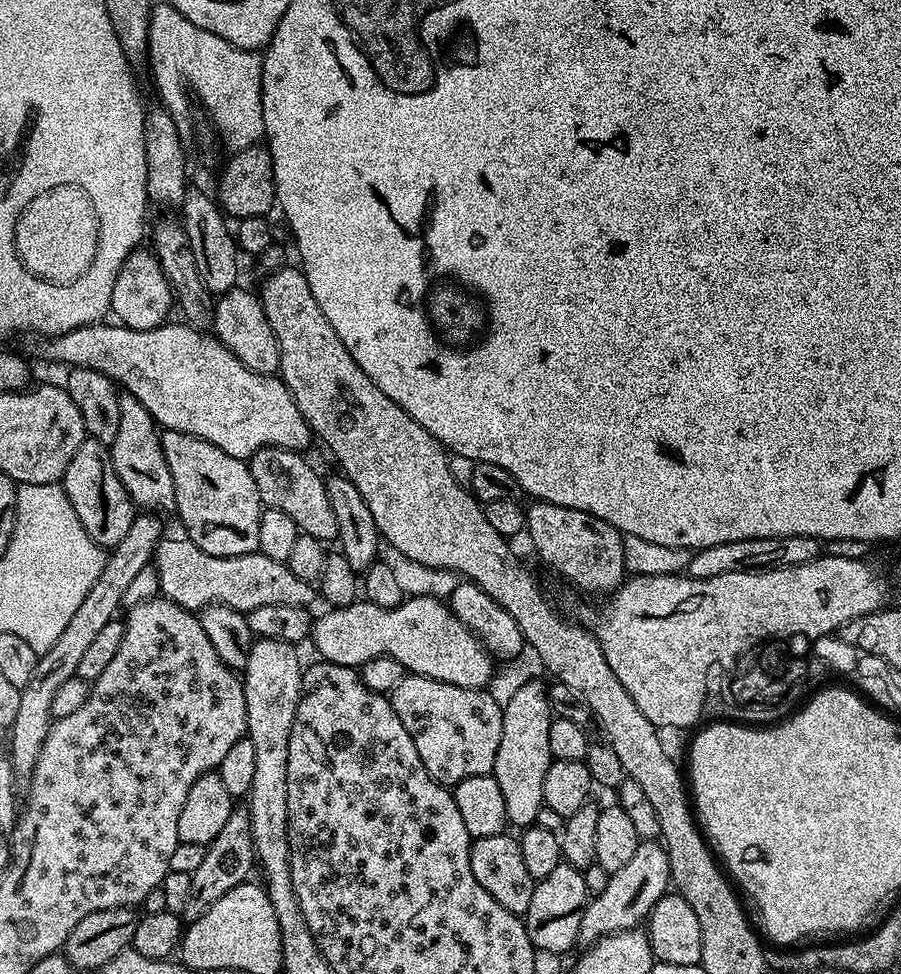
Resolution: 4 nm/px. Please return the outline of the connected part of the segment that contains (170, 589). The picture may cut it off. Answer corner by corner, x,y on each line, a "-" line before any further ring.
181,538
181,540
161,539
156,547
154,565
160,583
159,595
165,600
174,602
178,606
189,610
207,608
210,604
224,604
239,612
247,614
258,606
294,606
295,608
308,608
312,599
317,599
318,592
313,581
298,578
294,570
290,570
283,560
275,560
257,550
241,556
215,556
206,554
193,540

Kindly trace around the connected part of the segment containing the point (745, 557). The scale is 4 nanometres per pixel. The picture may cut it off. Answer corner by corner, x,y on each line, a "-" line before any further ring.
755,536
738,542
722,542
714,546
697,548
686,569
687,575
699,580
718,578
718,574
735,572
769,572
790,566
802,566
821,555
822,544
813,536

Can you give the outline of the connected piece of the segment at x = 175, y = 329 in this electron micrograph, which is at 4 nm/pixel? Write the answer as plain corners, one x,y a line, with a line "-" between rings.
119,322
108,323
87,324
61,336
45,339
45,358
106,374
106,378
110,378
127,395
138,398
138,402
142,402
142,406
150,410
161,429
169,428
182,434
197,436
242,461
247,461
264,447
304,450
314,440
311,426
304,420
290,390
279,375
258,374
242,366
242,362
238,362
238,358
234,358
234,354
215,335
185,322
165,322
150,330
125,328

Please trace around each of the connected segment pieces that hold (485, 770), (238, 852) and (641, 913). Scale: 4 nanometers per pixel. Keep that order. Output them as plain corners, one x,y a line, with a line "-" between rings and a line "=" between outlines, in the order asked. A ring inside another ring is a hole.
405,674
396,687
390,692
392,708
402,718
402,726
414,738
414,746
418,750
418,758
422,758
424,768
429,776
445,786
455,786
466,778
487,776
492,771
498,742
502,738
502,714
504,713
501,701
491,696
491,691
478,688
463,688
446,682
438,682
434,678
=
233,809
228,822
222,826
214,842
206,846
206,850
206,857
201,865
192,872
190,898
182,914
183,919
188,922
202,918
202,914
206,914
206,910
210,910
210,906
214,906
218,898
222,898
234,886
245,883
251,877
249,874
252,868
254,870
256,859
247,809
=
641,840
638,850
634,850
634,858
630,858
630,862
622,866
622,870
613,872
606,890
591,897
584,907
579,943
591,946
603,936
637,927
651,912
652,907
666,895
671,883
670,862
663,843

